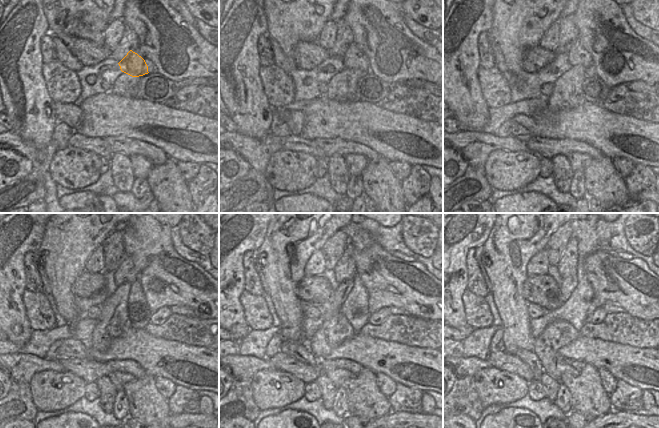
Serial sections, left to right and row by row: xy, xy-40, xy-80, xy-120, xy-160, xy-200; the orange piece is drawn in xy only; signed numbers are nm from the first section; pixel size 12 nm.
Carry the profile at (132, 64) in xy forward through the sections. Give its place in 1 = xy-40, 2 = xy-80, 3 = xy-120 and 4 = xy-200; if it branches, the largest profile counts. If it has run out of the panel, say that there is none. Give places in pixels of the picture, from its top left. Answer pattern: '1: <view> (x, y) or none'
1: xy-40 (354, 58)
2: xy-80 (577, 55)
3: xy-120 (123, 271)
4: xy-200 (568, 262)

